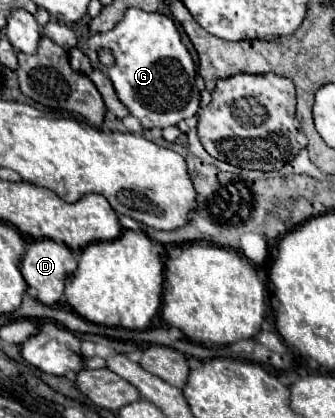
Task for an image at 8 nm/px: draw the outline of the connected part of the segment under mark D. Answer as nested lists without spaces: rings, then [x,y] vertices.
[[[49,238],[31,242],[21,262],[21,274],[29,284],[27,293],[43,304],[57,304],[61,300],[65,280],[75,268],[73,252]]]

